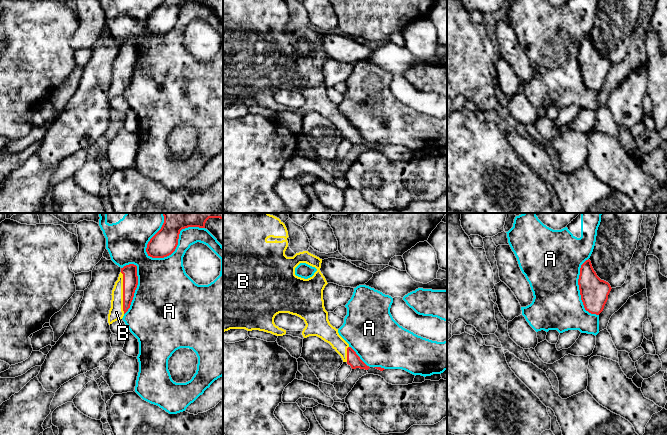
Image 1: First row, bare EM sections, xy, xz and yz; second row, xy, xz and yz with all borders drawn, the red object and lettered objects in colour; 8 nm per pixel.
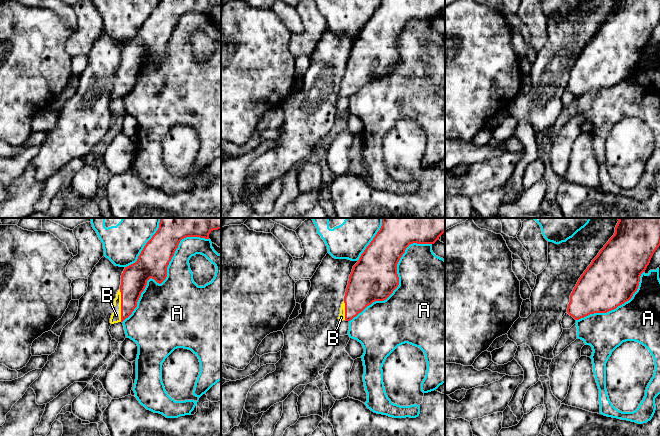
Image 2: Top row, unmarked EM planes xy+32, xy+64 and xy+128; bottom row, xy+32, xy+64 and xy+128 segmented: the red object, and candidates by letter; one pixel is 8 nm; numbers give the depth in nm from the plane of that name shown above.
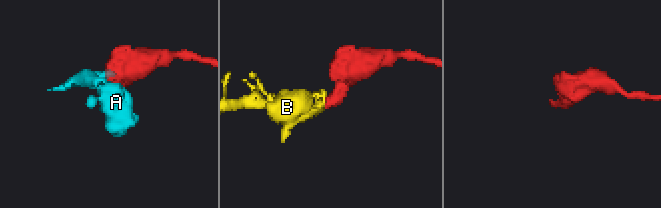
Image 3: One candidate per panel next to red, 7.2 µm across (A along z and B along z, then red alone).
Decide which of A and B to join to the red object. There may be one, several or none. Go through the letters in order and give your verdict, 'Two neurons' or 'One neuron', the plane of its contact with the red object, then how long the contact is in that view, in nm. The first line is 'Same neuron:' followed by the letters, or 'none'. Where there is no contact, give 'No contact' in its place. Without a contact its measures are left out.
Same neuron: B
A: Two neurons. Touches red in xy. Shared border 500 nm
B: One neuron. Touches red in xy. Shared border 340 nm

